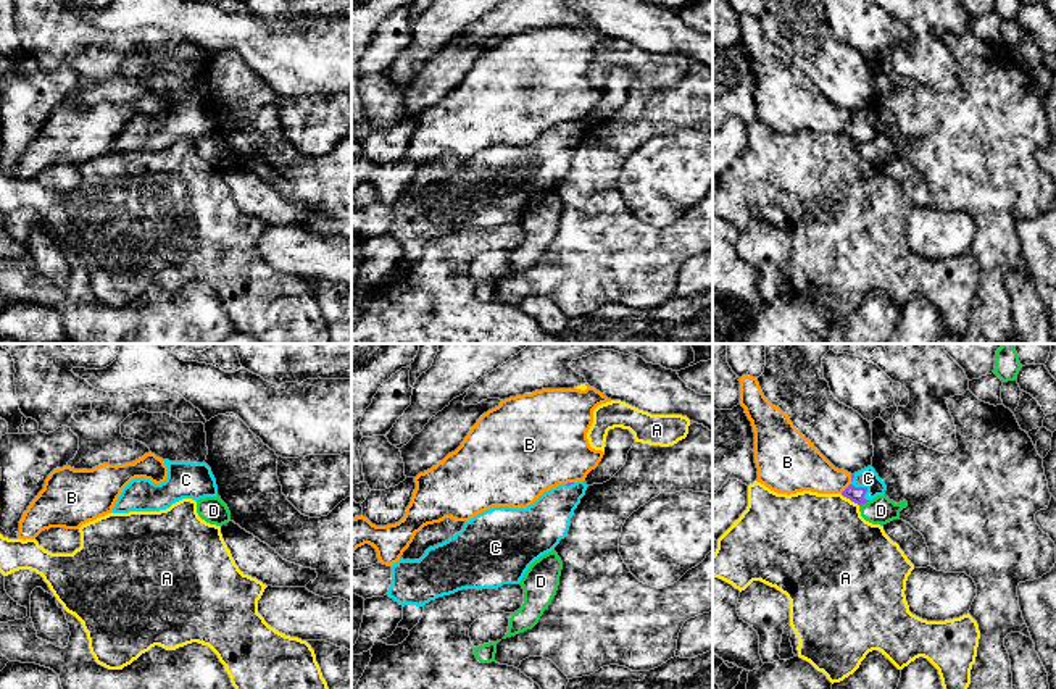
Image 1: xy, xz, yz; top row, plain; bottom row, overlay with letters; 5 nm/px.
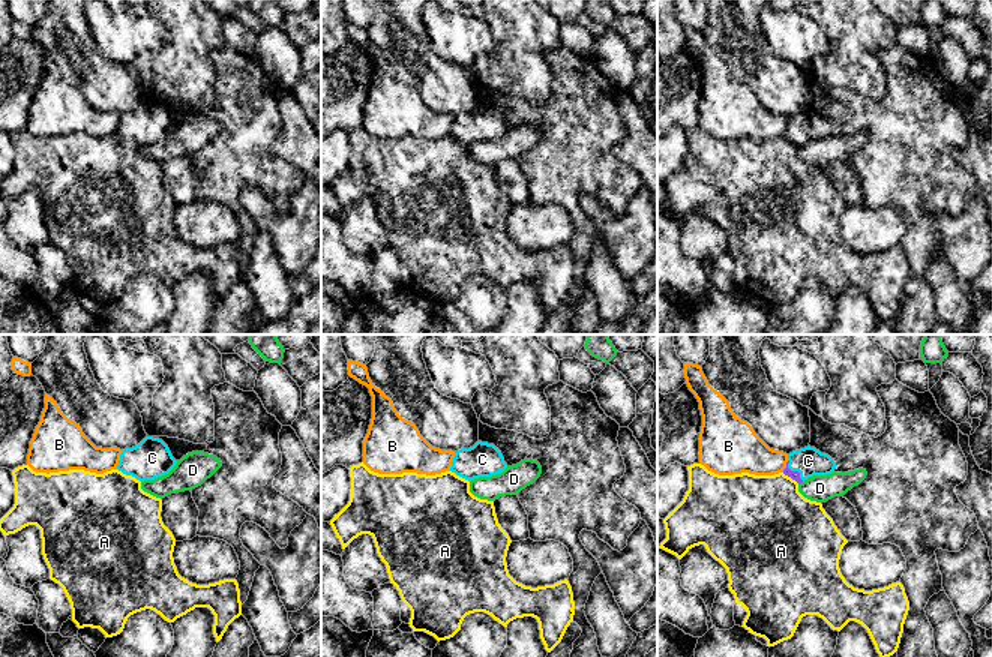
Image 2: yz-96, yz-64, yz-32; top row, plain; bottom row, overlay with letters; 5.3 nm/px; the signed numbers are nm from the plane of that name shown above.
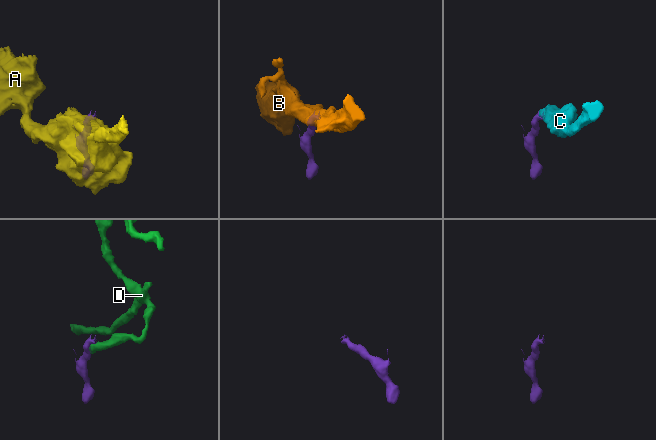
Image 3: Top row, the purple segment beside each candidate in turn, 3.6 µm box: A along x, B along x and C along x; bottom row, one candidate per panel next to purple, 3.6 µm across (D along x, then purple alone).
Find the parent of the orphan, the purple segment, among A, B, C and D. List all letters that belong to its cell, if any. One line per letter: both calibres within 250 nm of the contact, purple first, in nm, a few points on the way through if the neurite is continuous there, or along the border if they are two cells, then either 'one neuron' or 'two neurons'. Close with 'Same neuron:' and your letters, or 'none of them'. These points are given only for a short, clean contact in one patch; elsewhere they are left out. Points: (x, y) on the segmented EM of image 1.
A: 80/460 nm | two neurons
B: 80/240 nm | along yz (850, 483), (840, 492) | two neurons
C: 80/100 nm | across yz (855, 494), (861, 488), (868, 478) | one neuron
D: 80/140 nm | along yz (869, 501), (860, 505) | two neurons
Same neuron: C

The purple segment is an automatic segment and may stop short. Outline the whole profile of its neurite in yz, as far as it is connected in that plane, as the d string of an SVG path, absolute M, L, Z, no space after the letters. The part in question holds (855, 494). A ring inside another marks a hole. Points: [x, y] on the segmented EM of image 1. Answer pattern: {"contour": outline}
{"contour": "M872 466L851 474L851 484L842 492L843 497L863 505L887 491L885 482L879 478Z"}

